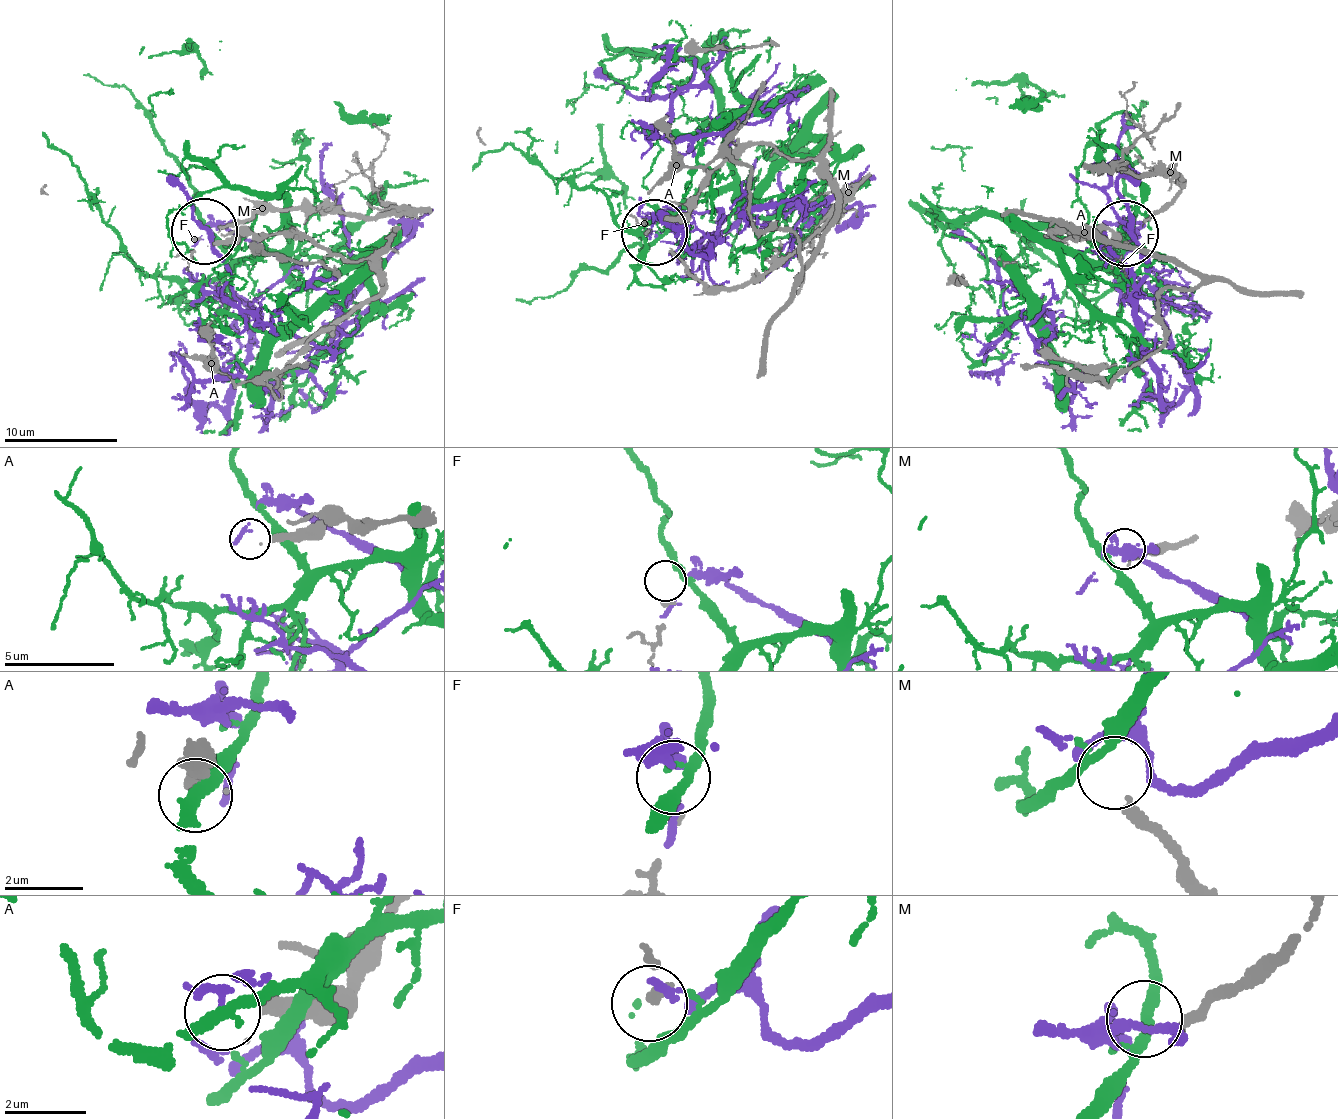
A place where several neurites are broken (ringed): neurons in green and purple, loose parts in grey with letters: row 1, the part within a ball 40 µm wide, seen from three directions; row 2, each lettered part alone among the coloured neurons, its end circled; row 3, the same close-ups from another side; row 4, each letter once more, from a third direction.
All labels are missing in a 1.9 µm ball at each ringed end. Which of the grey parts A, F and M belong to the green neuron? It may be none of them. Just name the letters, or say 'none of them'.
none of them

